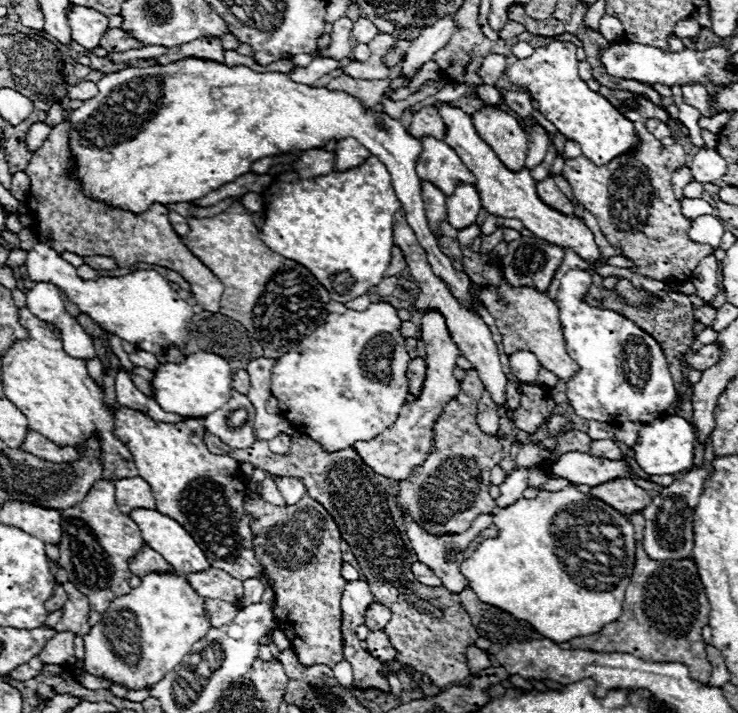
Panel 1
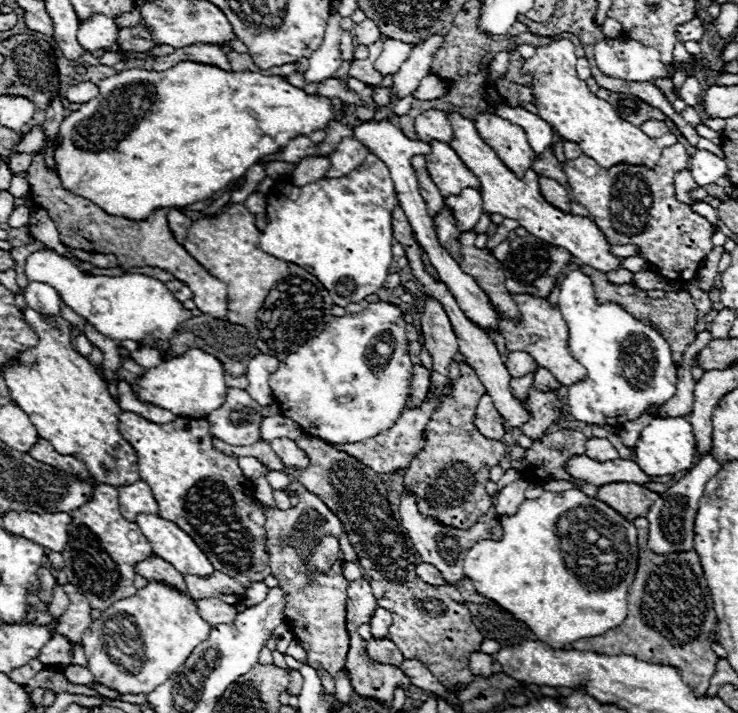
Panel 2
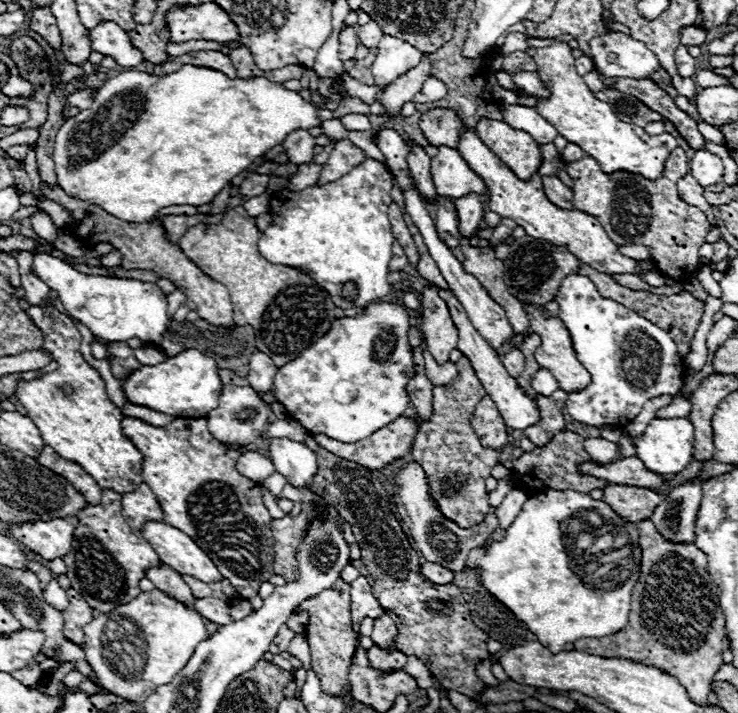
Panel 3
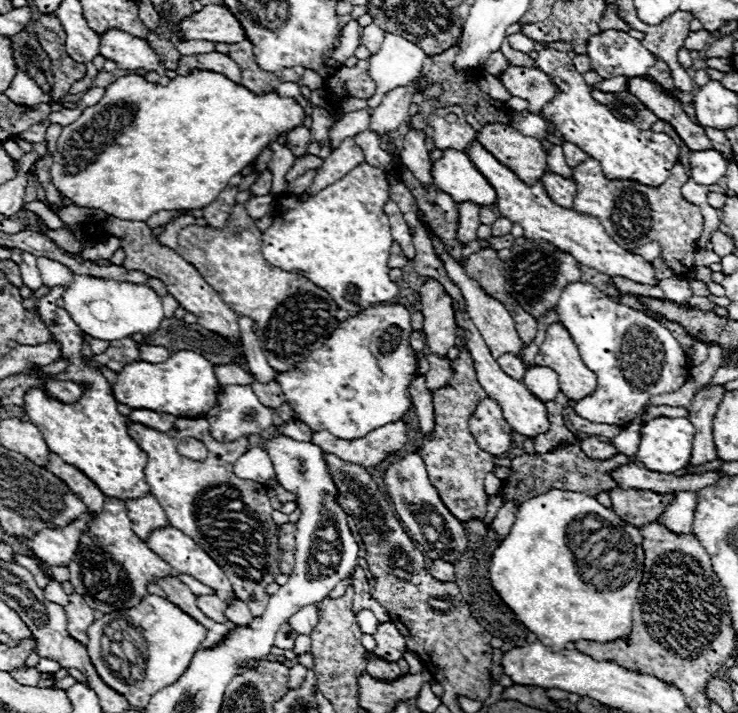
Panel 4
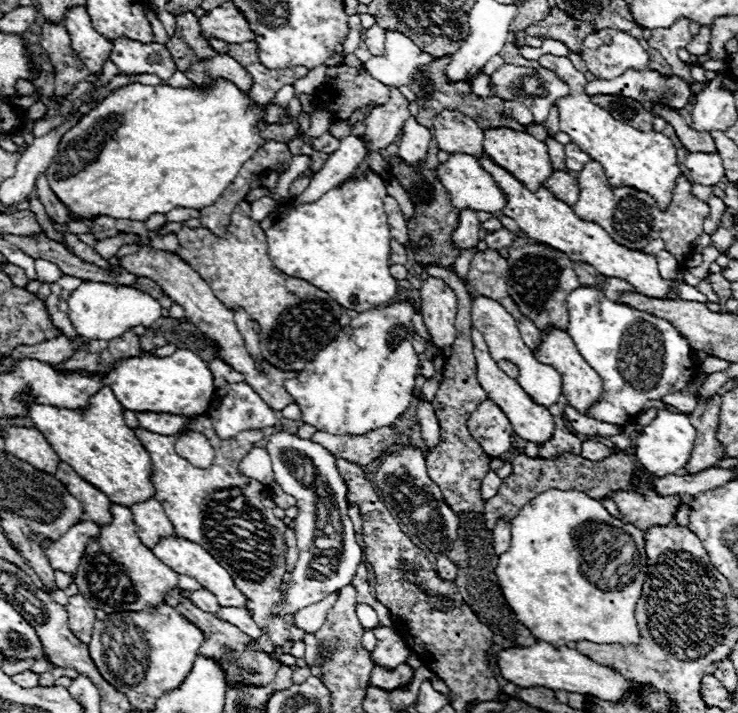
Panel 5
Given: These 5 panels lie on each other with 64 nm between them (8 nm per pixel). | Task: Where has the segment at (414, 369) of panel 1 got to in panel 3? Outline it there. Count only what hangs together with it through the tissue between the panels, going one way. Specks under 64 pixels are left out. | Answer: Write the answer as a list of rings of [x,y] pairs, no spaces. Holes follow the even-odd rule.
[[[416,372],[416,376],[412,378],[412,382],[408,384],[408,396],[410,402],[416,408],[416,414],[426,422],[430,418],[430,410],[432,410],[432,388],[434,384],[424,376],[424,372]]]

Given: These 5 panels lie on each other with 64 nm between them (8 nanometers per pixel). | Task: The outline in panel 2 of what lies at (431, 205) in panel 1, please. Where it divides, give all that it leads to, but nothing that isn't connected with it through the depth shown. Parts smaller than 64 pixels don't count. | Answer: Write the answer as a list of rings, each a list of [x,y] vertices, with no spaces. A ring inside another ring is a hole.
[[[416,156],[416,158],[412,158],[412,162],[414,162],[412,166],[416,168],[416,174],[420,178],[420,194],[426,202],[426,210],[434,218],[444,208],[444,196],[440,194],[440,190],[432,182],[432,178],[428,178],[428,172],[424,170],[424,156]]]

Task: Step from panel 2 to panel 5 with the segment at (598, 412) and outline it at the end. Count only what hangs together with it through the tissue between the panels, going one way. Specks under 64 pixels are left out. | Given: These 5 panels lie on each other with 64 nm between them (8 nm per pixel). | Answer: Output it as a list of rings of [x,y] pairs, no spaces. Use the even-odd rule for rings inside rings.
[[[578,286],[566,298],[568,334],[584,360],[600,374],[600,400],[588,408],[588,418],[624,426],[638,416],[648,402],[678,392],[692,378],[690,344],[666,320],[648,312],[634,310],[626,304],[608,300],[600,290]]]

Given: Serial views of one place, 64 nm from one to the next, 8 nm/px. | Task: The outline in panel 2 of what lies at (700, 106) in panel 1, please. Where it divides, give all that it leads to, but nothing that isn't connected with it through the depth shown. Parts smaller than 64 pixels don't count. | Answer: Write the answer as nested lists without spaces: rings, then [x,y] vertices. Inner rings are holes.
[[[688,78],[680,90],[680,98],[688,104],[688,106],[698,106],[702,102],[704,90],[698,78]]]

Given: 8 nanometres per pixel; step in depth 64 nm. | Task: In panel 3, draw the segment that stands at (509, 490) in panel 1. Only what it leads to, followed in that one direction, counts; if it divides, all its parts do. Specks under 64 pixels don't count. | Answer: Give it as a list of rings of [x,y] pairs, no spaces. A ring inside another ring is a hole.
[[[518,486],[510,488],[510,492],[502,500],[502,504],[496,508],[496,516],[498,516],[500,528],[504,528],[504,530],[508,528],[508,524],[516,518],[516,514],[520,512],[520,508],[522,508],[522,504],[526,500],[528,500],[528,496],[526,496],[526,492],[522,488],[518,488]]]

